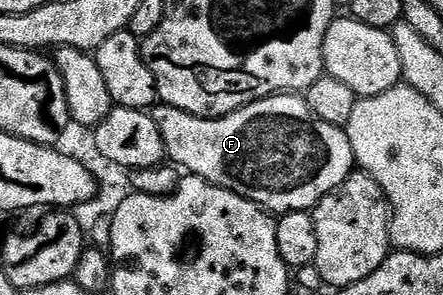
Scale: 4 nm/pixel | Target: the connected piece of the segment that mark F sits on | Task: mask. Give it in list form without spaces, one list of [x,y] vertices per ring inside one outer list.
[[[279,93],[267,99],[257,99],[255,103],[244,105],[219,119],[201,119],[165,105],[155,106],[152,114],[160,129],[169,162],[212,185],[240,193],[240,197],[278,217],[287,215],[289,211],[310,211],[317,207],[322,198],[344,185],[346,178],[356,170],[352,145],[345,130],[328,125],[328,121],[320,121],[298,93]]]

